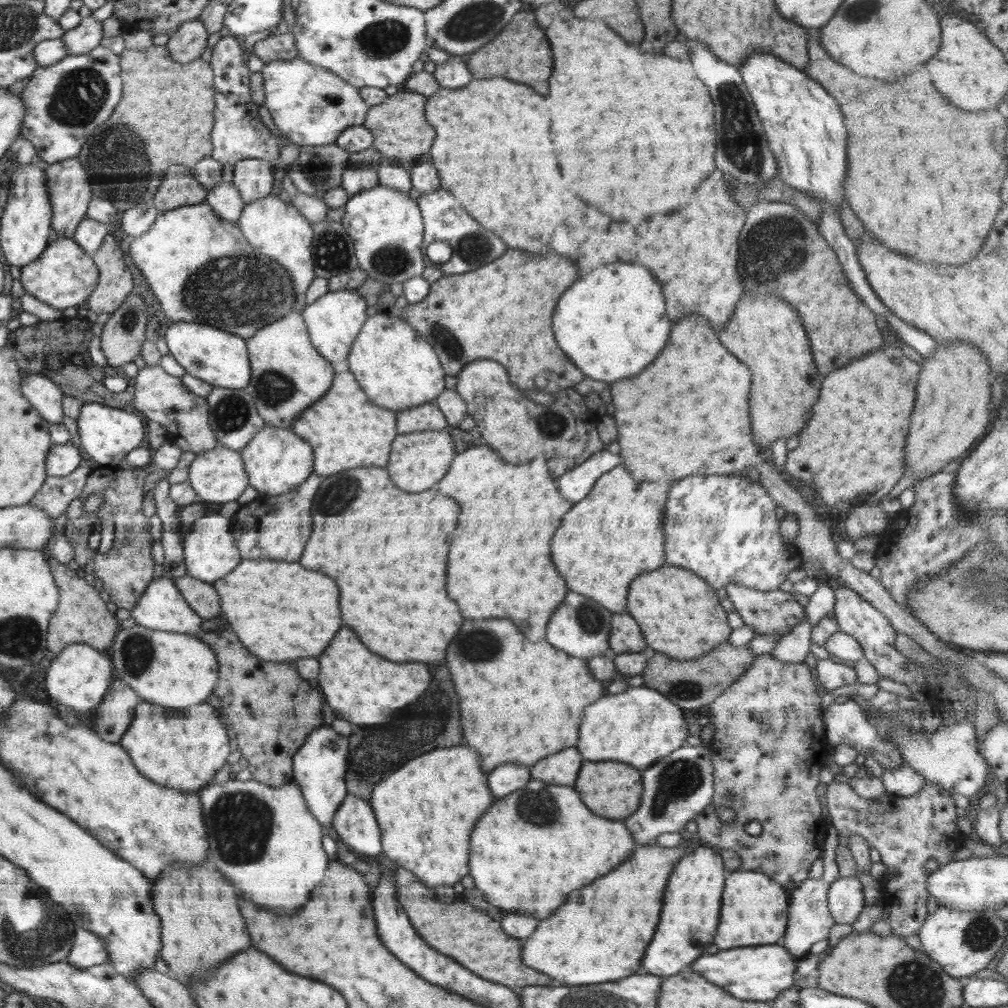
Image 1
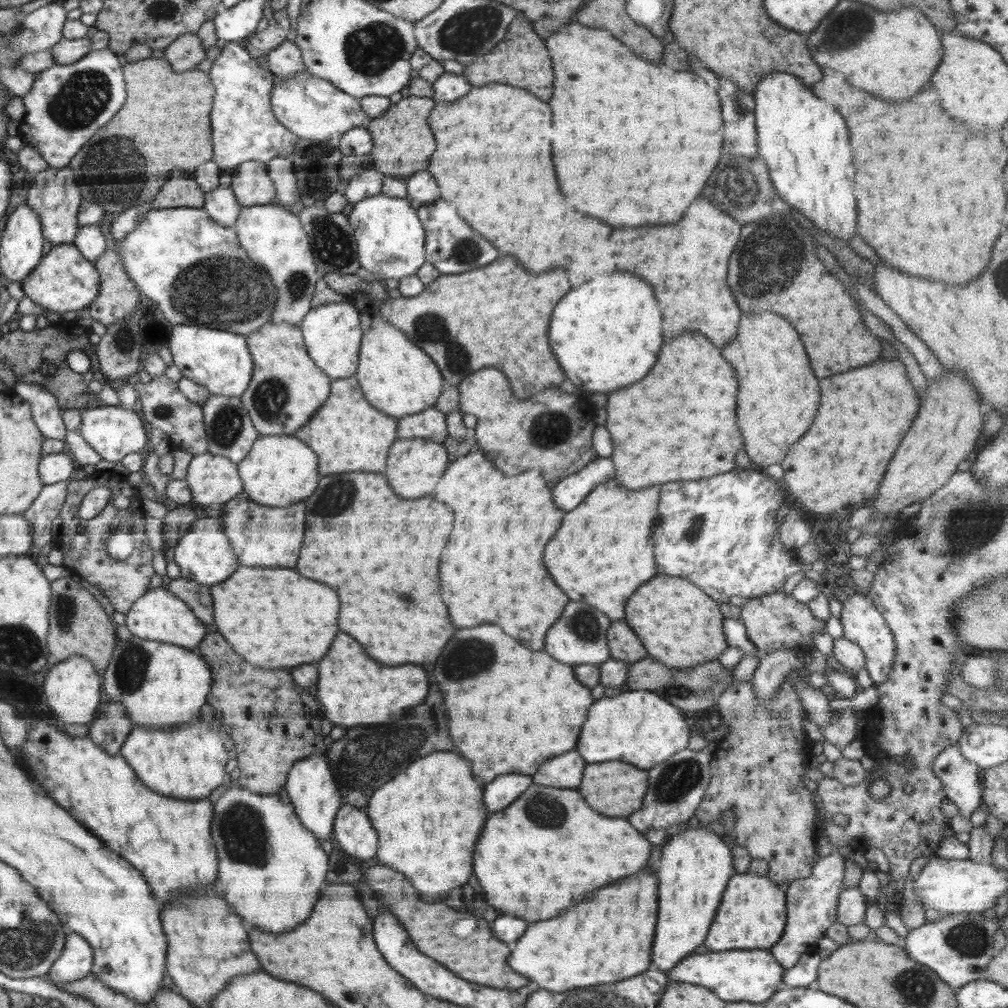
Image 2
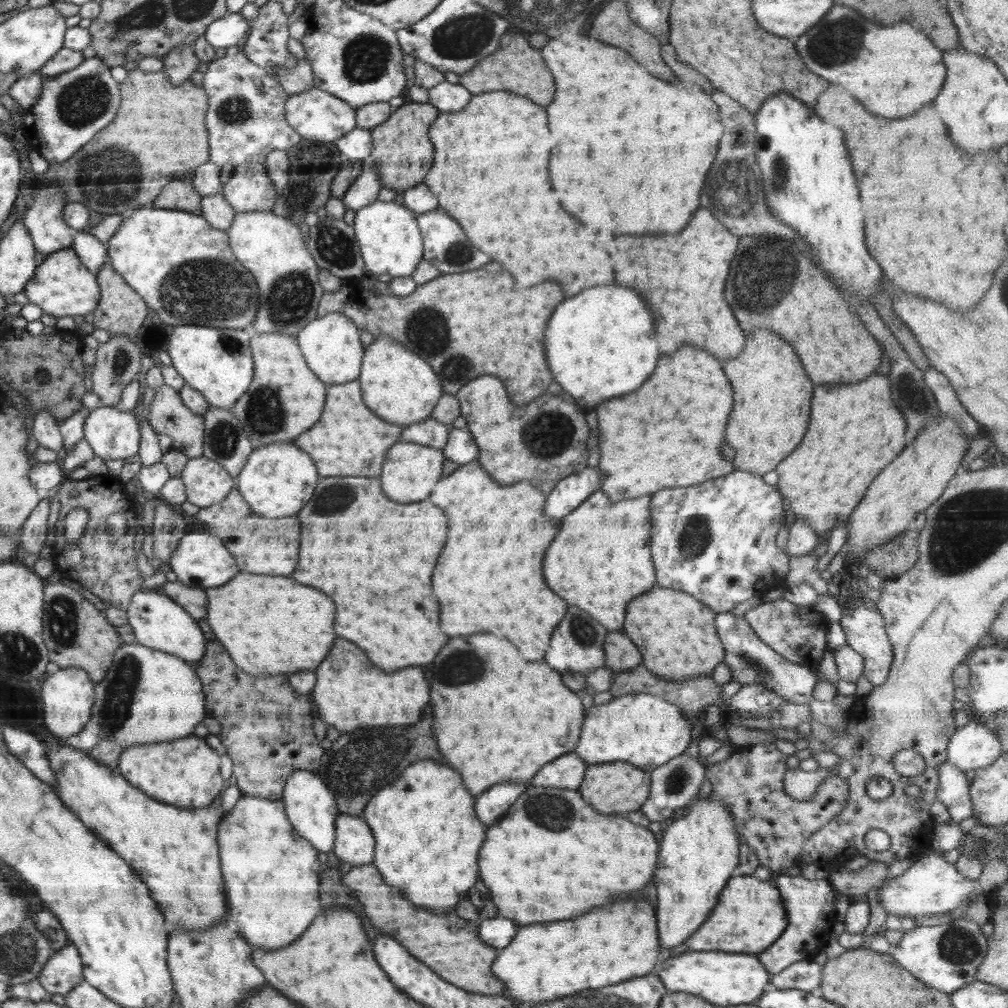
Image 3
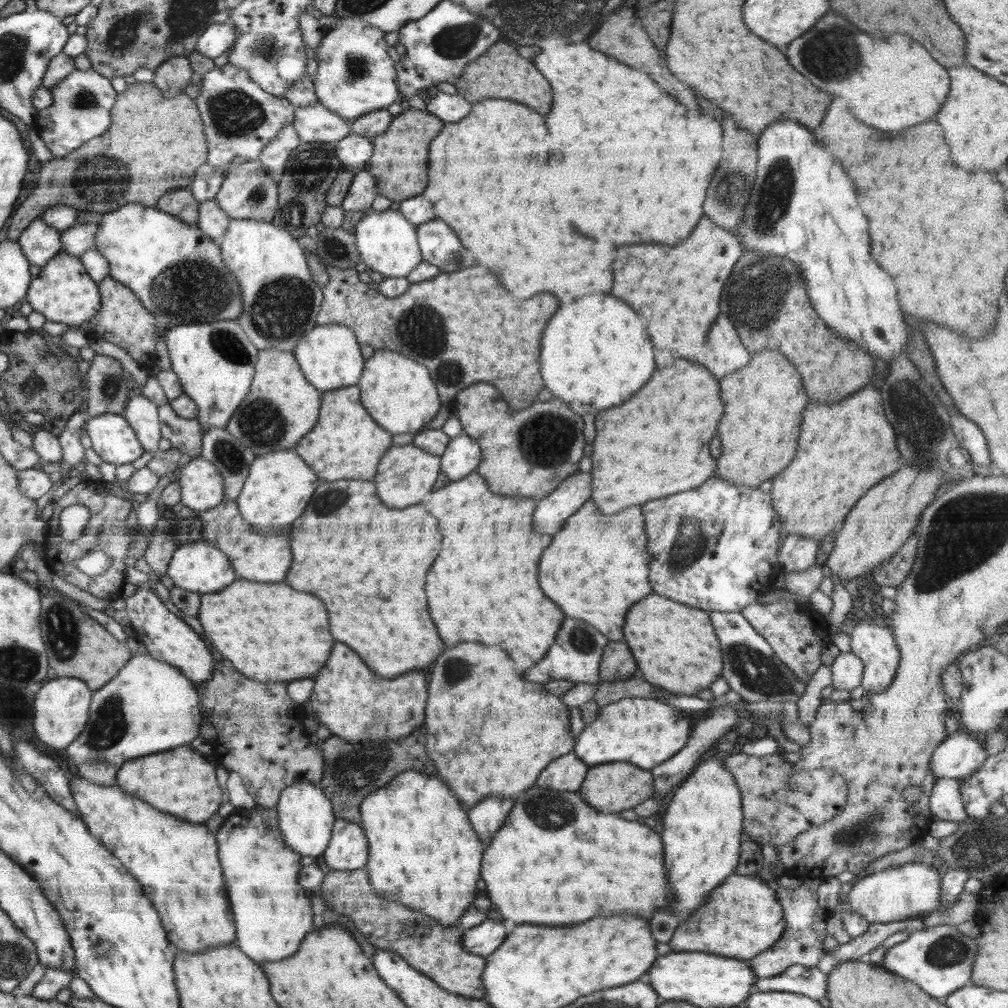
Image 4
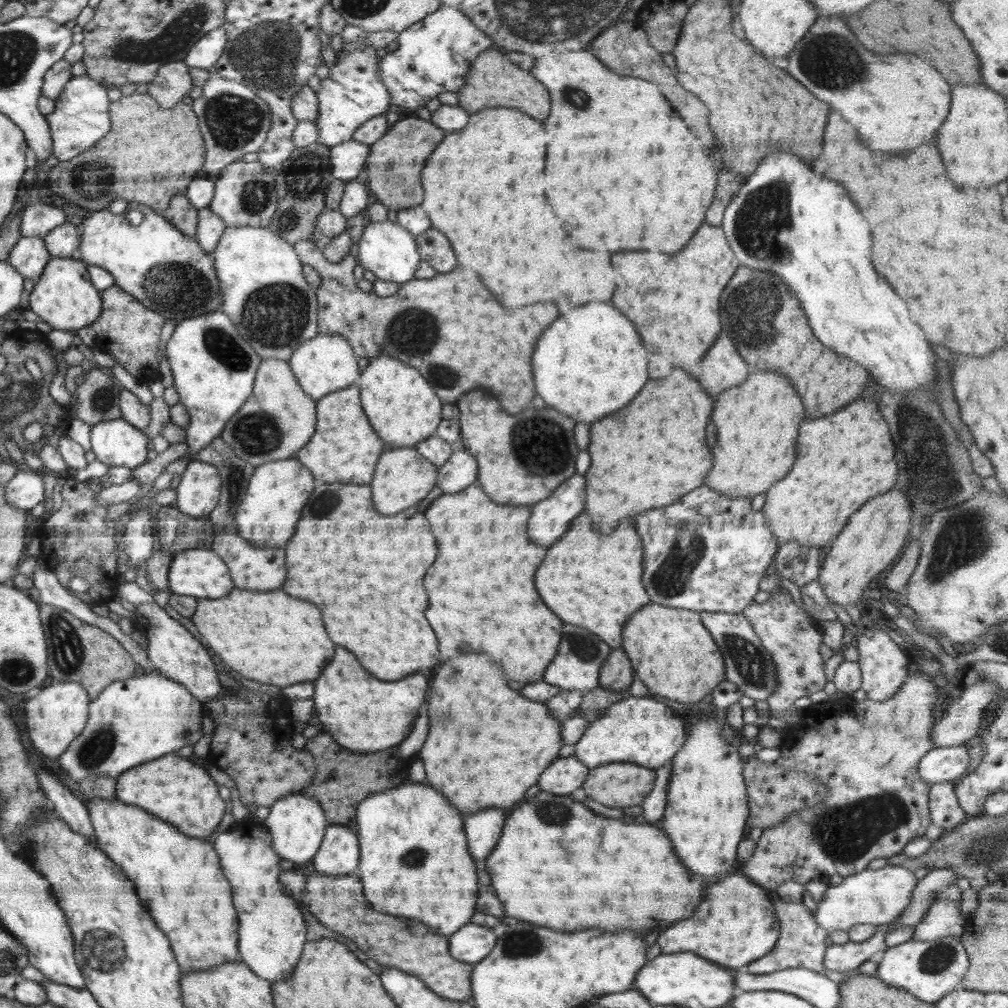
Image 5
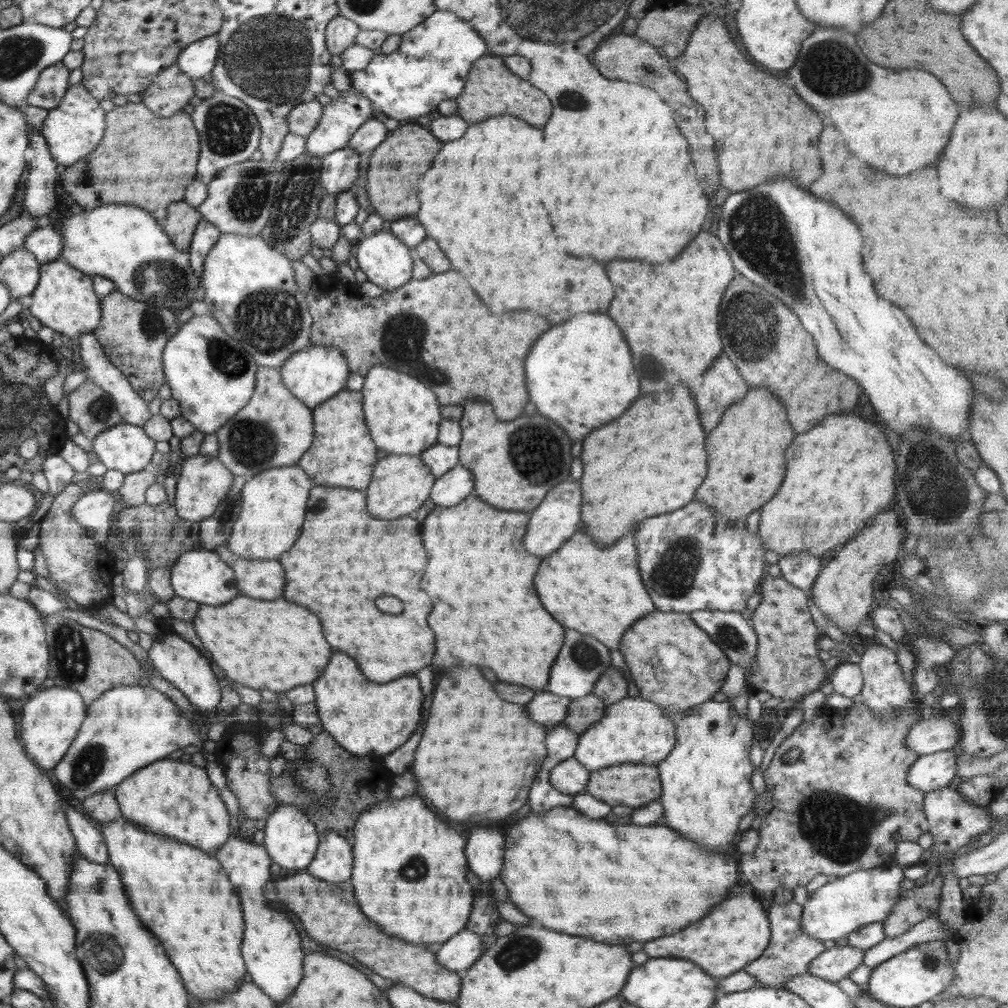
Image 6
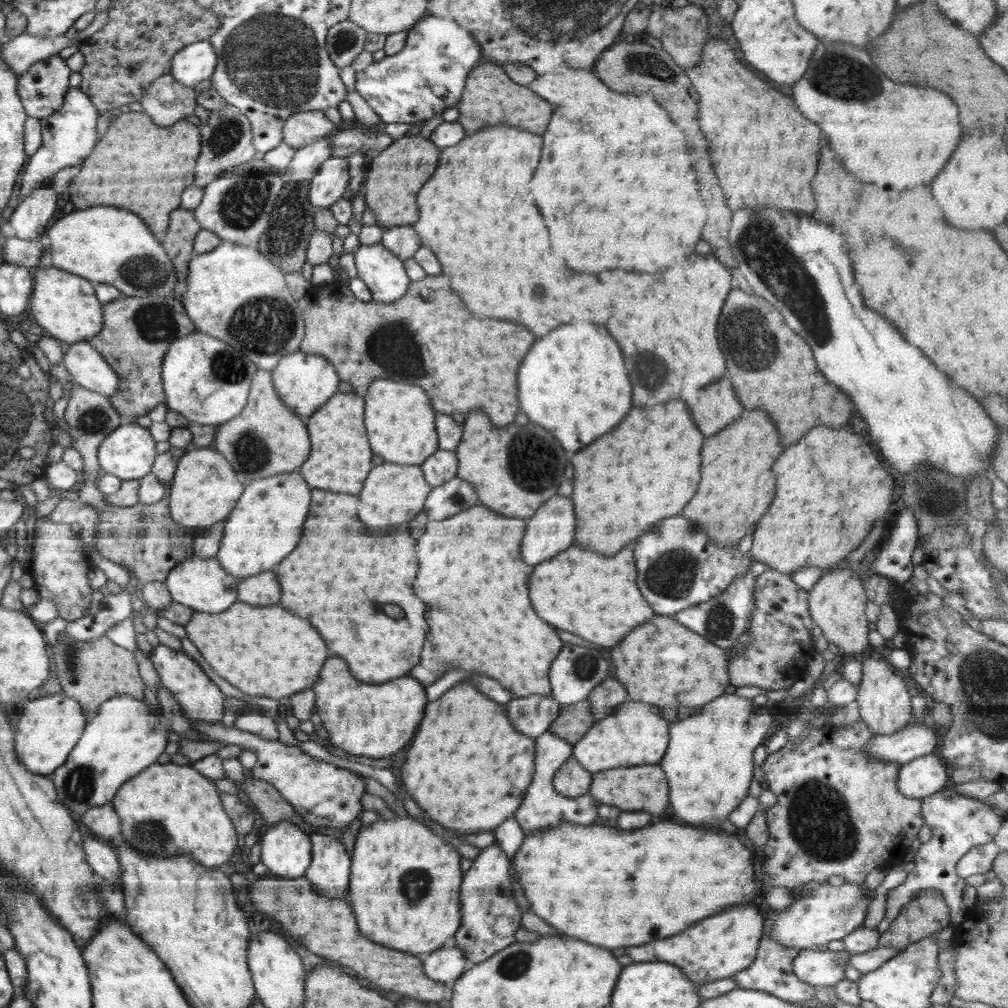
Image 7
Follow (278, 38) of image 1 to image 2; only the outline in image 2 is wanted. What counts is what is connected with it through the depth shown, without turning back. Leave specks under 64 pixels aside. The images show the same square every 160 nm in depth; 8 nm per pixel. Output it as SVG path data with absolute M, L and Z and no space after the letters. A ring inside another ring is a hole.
M285 40L265 56L271 72L279 78L290 78L305 71L301 50L296 43Z

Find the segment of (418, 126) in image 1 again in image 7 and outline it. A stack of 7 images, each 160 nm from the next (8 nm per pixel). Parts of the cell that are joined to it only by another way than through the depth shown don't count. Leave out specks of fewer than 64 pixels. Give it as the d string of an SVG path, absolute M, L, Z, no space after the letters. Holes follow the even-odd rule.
M404 135L385 150L374 153L372 160L367 164L363 187L366 205L372 210L380 228L386 230L400 226L413 227L419 219L417 193L434 174L438 158L440 150L433 142L420 135Z

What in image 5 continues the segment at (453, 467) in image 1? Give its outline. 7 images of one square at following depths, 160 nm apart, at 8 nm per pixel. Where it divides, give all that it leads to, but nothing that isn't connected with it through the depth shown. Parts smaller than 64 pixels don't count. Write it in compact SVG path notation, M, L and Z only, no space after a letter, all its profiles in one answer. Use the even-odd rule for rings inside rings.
M475 482L460 492L443 493L423 513L428 526L434 528L438 544L436 562L424 576L424 588L430 602L424 614L438 636L442 660L456 658L464 652L486 652L492 662L502 666L504 676L510 680L524 684L542 680L546 666L556 656L562 638L562 620L546 608L534 588L534 574L548 549L528 540L526 524L531 507L498 506Z

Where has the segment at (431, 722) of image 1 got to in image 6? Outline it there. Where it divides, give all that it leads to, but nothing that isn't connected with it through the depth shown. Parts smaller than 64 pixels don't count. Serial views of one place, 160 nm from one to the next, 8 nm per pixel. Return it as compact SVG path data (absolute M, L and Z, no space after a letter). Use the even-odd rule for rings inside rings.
M320 728L315 730L312 743L305 747L309 754L307 761L290 761L289 768L285 768L287 770L285 774L278 777L272 776L269 788L271 795L276 799L277 806L286 806L287 804L297 806L315 824L320 834L330 830L342 835L352 844L353 830L358 817L365 810L372 808L388 797L395 773L381 766L382 755L356 755L356 758L352 760L350 758L352 754L338 746L338 743L330 738L330 734L326 734L326 731ZM370 756L374 756L374 758L370 758ZM304 763L323 766L329 774L331 788L325 794L323 802L319 802L313 792L301 788L293 779L295 777L293 772Z

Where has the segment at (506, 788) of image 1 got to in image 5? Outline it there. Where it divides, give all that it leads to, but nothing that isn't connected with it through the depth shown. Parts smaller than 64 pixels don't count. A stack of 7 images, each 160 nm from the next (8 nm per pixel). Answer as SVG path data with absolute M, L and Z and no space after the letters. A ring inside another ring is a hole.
M484 810L464 821L468 850L474 860L486 860L500 841L508 810Z

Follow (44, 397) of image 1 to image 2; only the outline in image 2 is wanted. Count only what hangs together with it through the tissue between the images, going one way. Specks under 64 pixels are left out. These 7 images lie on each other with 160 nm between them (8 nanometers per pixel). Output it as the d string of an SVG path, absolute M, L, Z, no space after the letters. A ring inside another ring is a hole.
M16 383L17 393L33 406L33 419L45 438L65 440L67 428L57 398L50 390L34 383Z

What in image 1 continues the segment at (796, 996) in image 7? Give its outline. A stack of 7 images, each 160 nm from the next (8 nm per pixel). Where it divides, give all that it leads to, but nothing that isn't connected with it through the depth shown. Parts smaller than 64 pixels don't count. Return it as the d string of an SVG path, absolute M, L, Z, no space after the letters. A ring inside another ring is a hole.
M830 824L827 827L827 838L823 850L823 873L818 878L808 877L803 880L789 895L788 920L784 936L780 943L789 950L793 959L798 961L810 953L812 944L826 940L830 936L830 928L836 923L828 908L828 889L835 880L840 878L836 864L836 848L838 832Z

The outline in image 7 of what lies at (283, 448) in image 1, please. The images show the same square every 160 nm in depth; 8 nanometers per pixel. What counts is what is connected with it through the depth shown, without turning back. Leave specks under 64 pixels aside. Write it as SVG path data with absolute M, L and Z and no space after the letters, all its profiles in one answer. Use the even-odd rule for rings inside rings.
M298 470L261 478L246 486L224 525L224 534L215 554L220 567L240 582L270 570L288 556L302 536L310 492Z

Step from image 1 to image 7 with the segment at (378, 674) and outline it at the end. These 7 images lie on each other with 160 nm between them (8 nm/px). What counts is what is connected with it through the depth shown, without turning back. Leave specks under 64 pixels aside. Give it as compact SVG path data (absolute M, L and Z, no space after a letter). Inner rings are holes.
M338 656L326 660L312 690L316 692L316 711L329 732L329 741L356 756L386 758L404 748L412 740L426 708L424 688L418 680L404 676L384 684L364 684L350 676L346 662Z

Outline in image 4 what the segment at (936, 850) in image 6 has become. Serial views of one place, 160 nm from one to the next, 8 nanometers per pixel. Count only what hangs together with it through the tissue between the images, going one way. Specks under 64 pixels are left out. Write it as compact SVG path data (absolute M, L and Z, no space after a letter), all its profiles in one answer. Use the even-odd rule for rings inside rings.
M958 778L935 780L929 796L929 809L934 817L957 823L968 819L960 792L961 781Z

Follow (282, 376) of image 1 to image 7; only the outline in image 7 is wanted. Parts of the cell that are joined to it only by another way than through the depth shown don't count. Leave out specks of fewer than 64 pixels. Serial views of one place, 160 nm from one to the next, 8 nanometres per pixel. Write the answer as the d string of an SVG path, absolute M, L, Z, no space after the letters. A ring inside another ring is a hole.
M258 369L253 376L244 410L219 425L212 447L224 455L238 480L248 486L261 478L300 468L310 454L311 442L306 421L283 405L273 387L271 372Z

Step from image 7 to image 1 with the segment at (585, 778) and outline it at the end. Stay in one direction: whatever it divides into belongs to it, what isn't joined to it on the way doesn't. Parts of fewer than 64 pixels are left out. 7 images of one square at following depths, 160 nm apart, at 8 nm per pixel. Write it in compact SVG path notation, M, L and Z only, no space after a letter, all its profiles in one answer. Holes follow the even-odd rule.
M568 748L568 750L562 750L558 754L552 754L552 756L548 756L542 762L532 766L531 778L548 782L548 784L572 786L576 776L578 776L580 766L582 766L580 752L576 748Z

